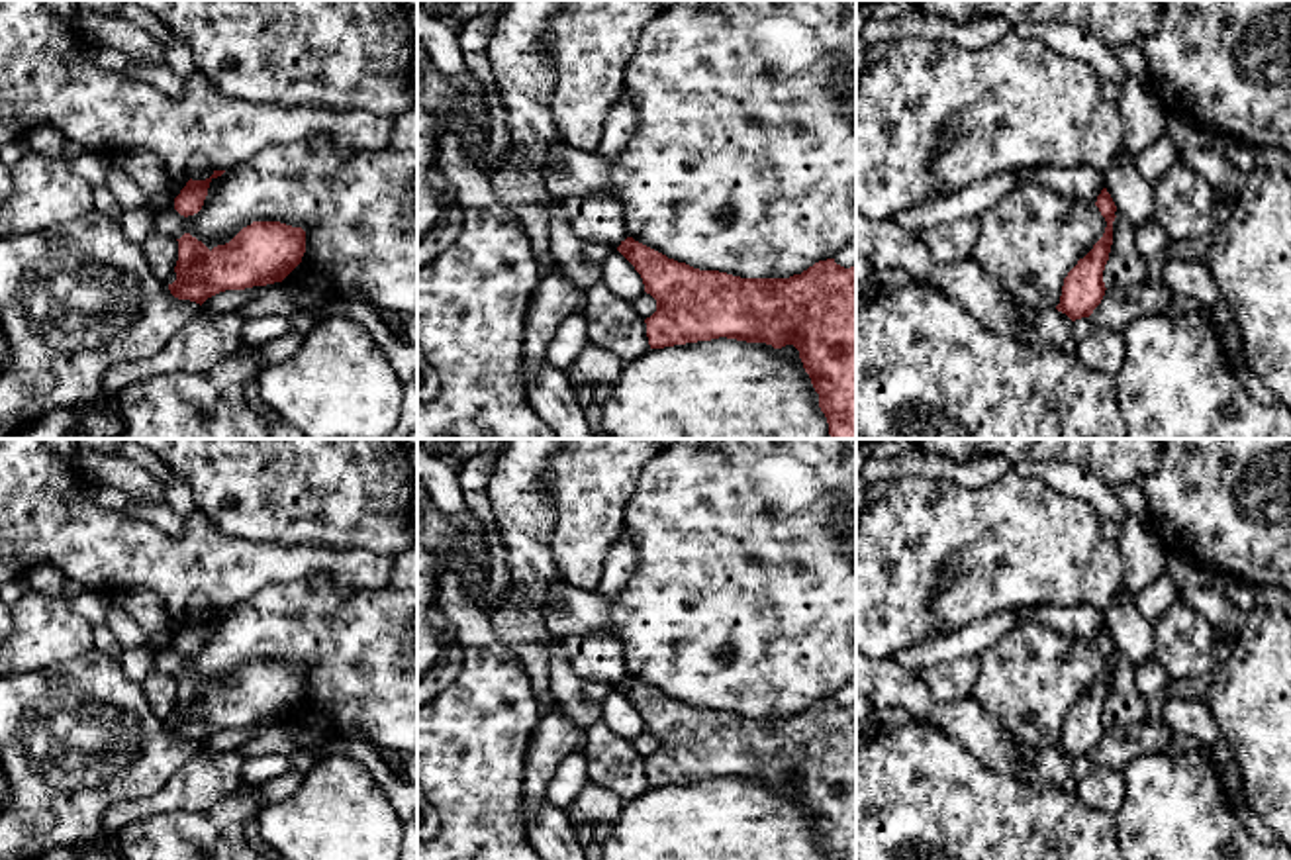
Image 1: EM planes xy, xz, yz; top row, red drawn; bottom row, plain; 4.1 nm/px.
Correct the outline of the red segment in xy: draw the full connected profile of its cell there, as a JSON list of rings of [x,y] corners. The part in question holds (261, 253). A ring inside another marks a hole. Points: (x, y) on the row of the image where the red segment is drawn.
[[[253,221],[212,251],[190,233],[176,241],[176,280],[168,290],[200,306],[225,290],[282,282],[306,253],[306,231],[280,221]]]

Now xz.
[[[633,237],[621,241],[617,251],[656,300],[656,311],[645,319],[650,349],[719,337],[774,349],[793,345],[819,394],[831,439],[856,439],[856,266],[844,268],[827,259],[789,278],[741,278],[678,263]]]

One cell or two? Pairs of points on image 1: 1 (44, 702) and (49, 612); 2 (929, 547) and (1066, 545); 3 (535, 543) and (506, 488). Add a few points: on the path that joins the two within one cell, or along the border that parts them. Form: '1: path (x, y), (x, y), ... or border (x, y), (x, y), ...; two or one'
1: border (89, 651), (20, 674); two
2: path (962, 537), (980, 537), (998, 545), (1033, 545); one
3: path (525, 529), (520, 502); one

